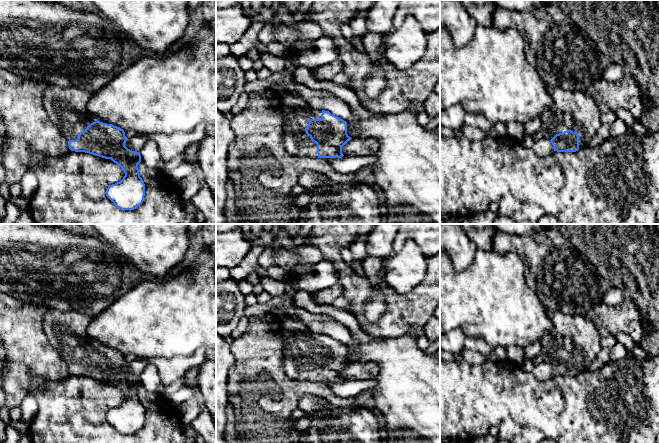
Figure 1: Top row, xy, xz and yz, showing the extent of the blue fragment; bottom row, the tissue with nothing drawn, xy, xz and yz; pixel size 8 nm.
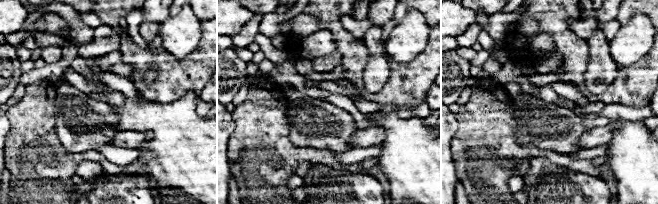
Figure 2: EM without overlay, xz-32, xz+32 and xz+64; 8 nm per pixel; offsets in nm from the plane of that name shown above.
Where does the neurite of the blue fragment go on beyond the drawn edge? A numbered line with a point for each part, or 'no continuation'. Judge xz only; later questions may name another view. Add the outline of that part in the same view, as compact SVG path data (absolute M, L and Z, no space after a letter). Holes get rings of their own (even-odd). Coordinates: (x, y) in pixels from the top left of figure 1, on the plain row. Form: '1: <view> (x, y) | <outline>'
1: xz (296, 337) | M284 318L280 338L283 341L283 360L286 375L295 382L318 382L317 368L305 356L311 343L320 343L322 334L315 333L297 320Z

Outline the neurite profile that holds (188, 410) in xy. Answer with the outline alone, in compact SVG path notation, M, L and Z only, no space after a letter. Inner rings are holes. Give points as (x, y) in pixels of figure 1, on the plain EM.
M194 398L182 402L176 408L184 426L191 425L199 414L199 407Z

